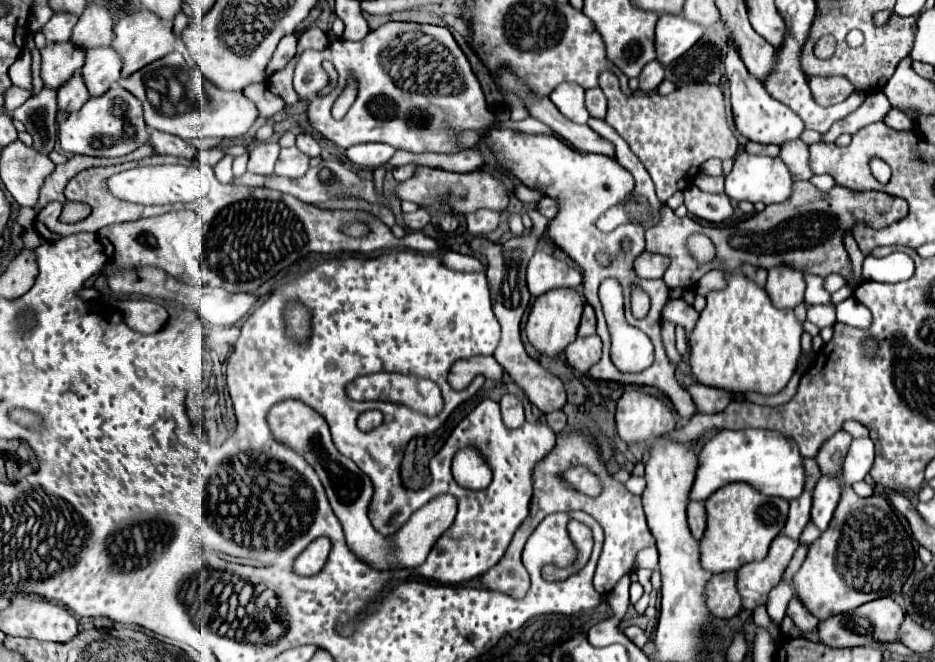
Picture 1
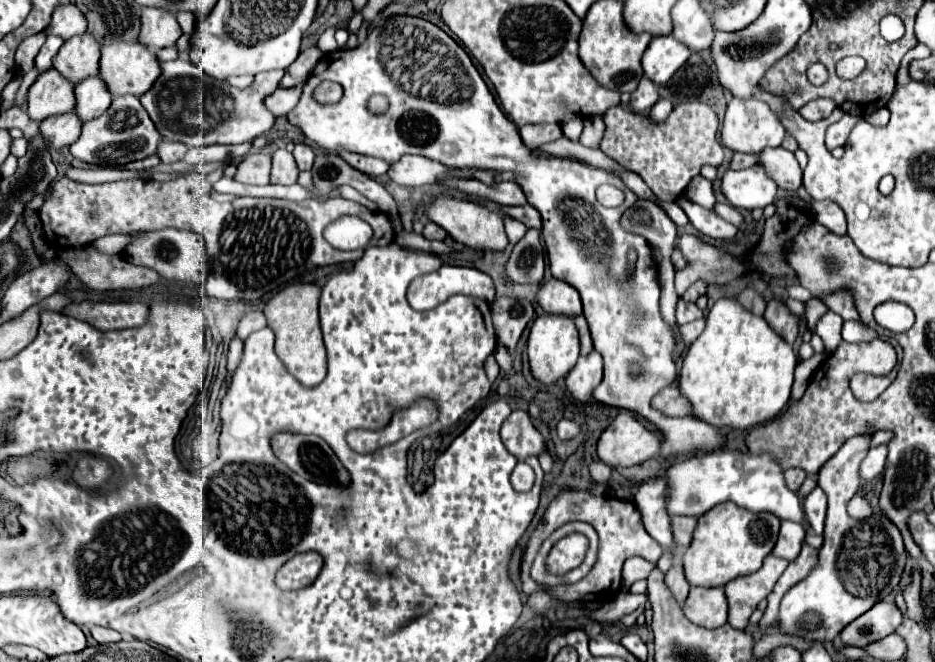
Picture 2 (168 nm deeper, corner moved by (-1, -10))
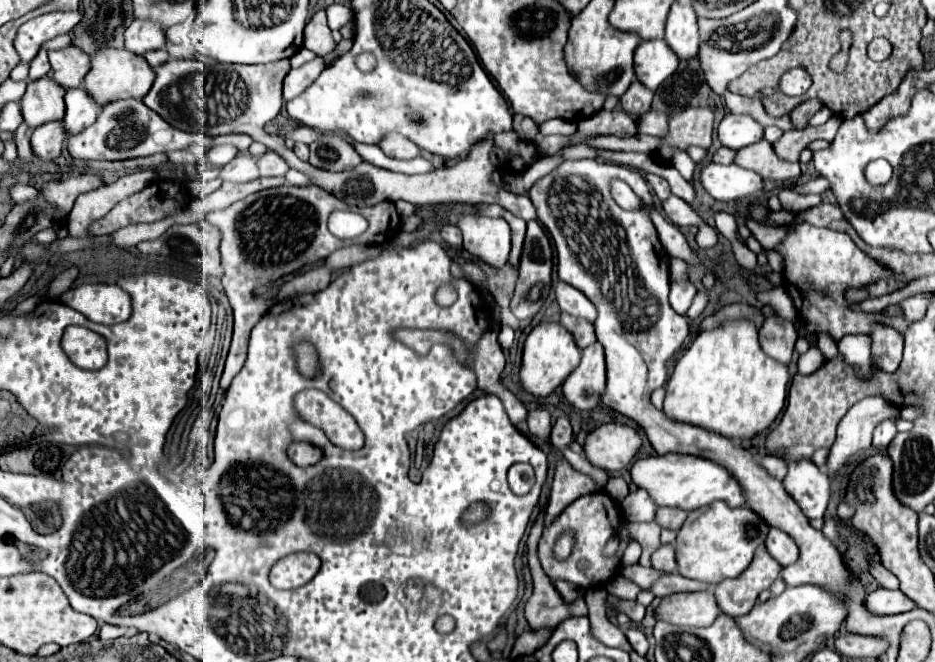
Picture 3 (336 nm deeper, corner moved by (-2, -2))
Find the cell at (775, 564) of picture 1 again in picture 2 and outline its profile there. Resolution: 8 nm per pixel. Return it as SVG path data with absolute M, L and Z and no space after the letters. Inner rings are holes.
M767 555L759 571L745 577L737 577L725 585L725 597L729 603L727 623L731 627L735 629L747 627L751 613L757 609L759 601L773 591L777 579L781 577L787 565L789 563L785 559Z

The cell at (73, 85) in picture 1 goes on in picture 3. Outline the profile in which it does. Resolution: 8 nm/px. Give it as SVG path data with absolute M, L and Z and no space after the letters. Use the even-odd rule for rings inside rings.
M50 121L34 129L32 133L32 149L40 159L56 159L62 151L64 139L68 137L62 121Z

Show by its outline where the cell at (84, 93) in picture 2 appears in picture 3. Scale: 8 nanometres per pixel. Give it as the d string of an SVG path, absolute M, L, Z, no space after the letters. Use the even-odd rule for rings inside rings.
M80 85L66 91L66 115L64 125L68 135L80 133L88 125L92 125L102 111L102 105L98 105L90 93Z

